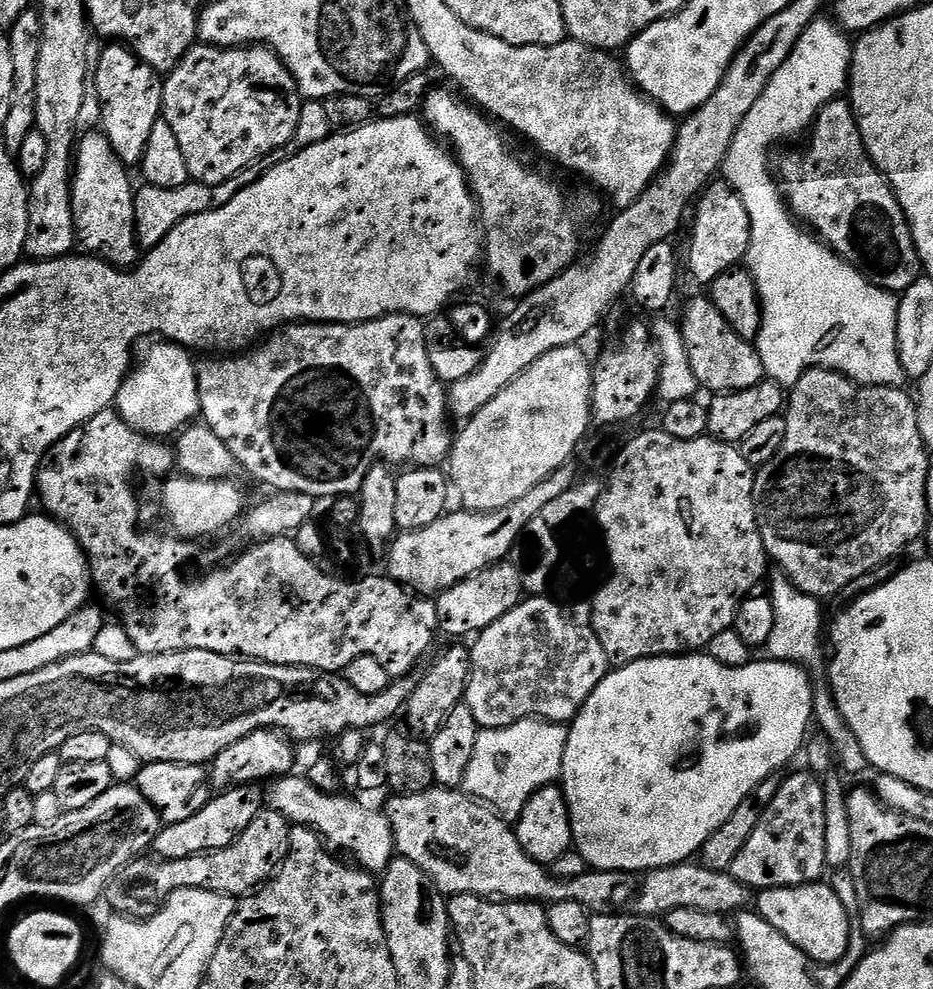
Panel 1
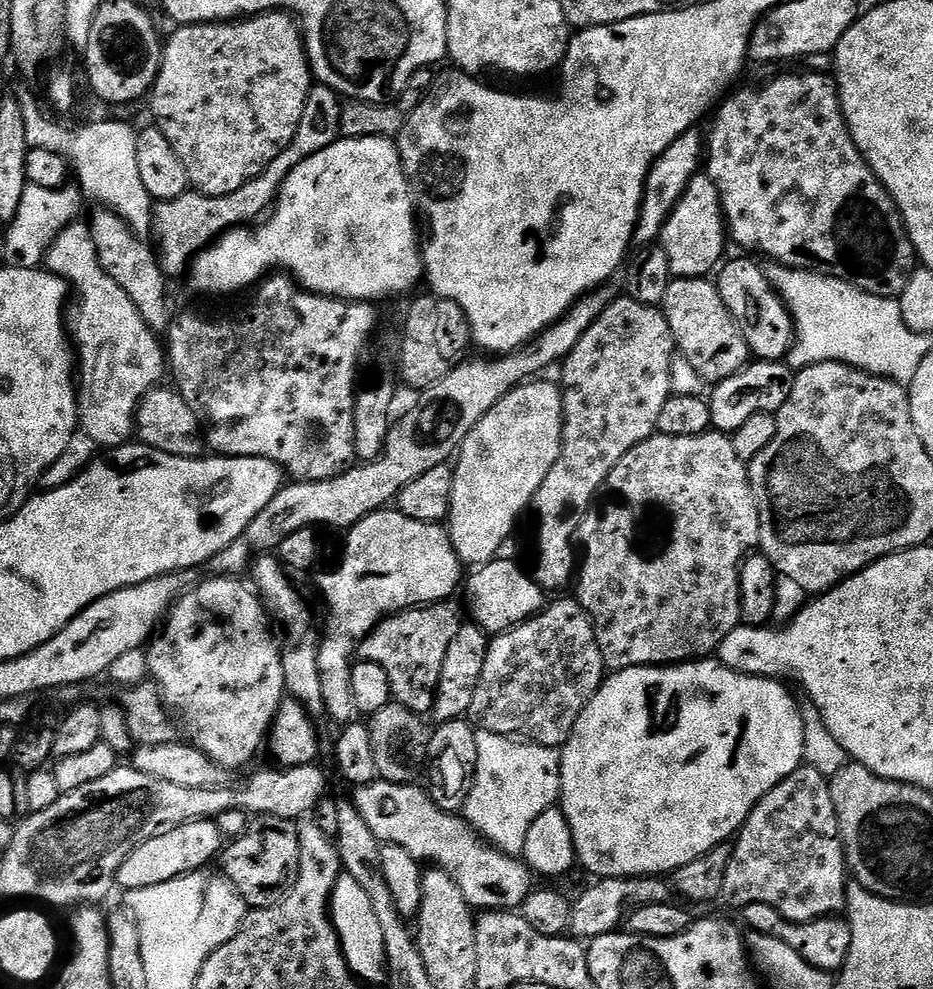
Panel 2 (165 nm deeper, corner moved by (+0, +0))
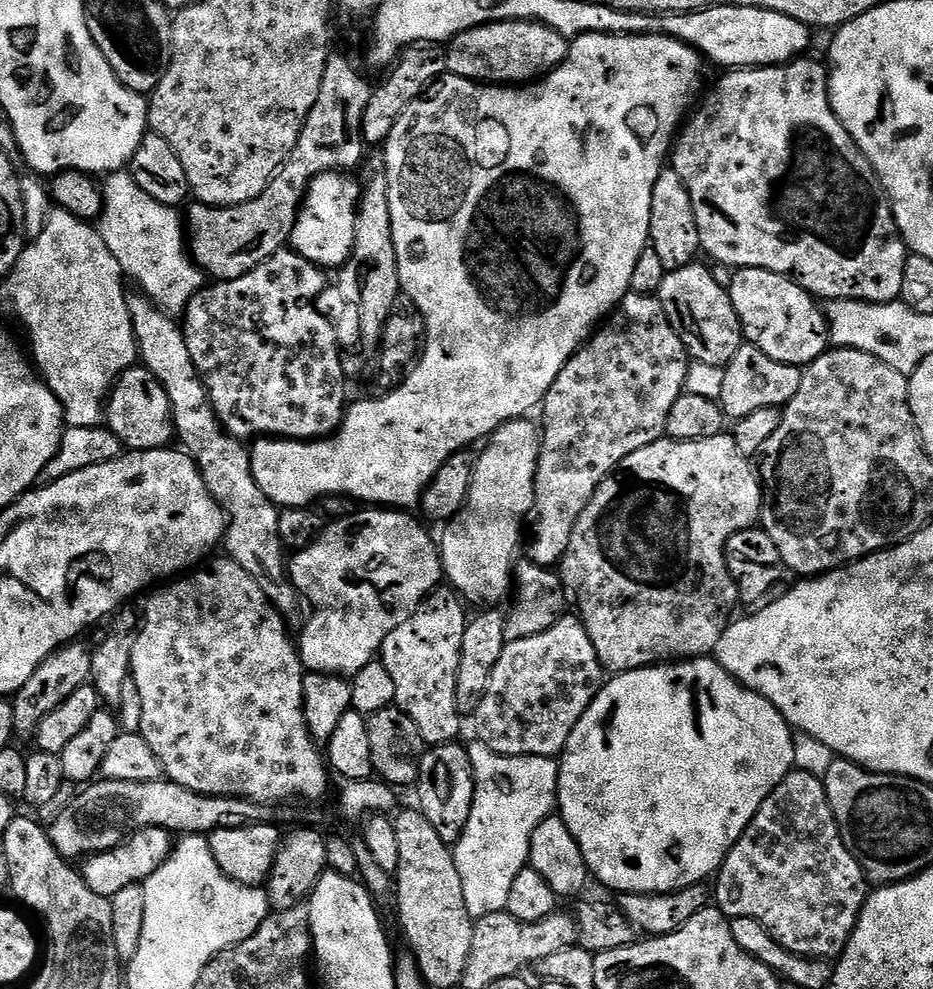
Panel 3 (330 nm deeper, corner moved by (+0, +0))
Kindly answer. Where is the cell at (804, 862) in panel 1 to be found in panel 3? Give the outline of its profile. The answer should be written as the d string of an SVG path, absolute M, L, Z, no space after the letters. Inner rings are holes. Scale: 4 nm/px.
M795 770L758 806L758 814L724 859L714 883L714 904L725 916L754 918L788 952L829 962L844 953L870 895L870 881L842 838L823 779Z

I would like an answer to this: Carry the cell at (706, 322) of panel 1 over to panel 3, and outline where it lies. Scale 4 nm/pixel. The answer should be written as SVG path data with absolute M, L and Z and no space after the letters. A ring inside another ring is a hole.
M693 262L673 272L665 272L658 299L662 302L662 310L666 310L666 318L670 318L670 326L674 326L678 338L682 338L693 361L724 368L745 343L728 290L714 282L711 267L703 268L700 262Z

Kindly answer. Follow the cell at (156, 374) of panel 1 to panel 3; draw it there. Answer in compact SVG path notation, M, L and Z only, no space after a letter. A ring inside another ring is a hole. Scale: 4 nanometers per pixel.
M56 208L49 211L48 217L44 224L39 225L36 237L29 239L25 243L22 254L18 258L18 262L14 266L14 270L3 277L4 296L8 299L10 307L16 311L18 319L24 323L24 328L28 331L28 344L30 349L30 359L40 374L40 379L48 383L48 389L54 394L54 398L58 398L58 402L64 411L64 423L70 428L98 428L105 423L106 420L106 401L116 385L116 379L119 378L127 368L133 367L137 363L138 353L136 350L136 339L134 338L134 326L130 318L130 310L128 309L128 296L124 292L124 284L126 285L126 277L118 266L118 258L114 258L114 254L110 254L110 246L106 246L106 242L102 242L99 227L93 226L89 221L74 218L74 214L66 214L66 210Z

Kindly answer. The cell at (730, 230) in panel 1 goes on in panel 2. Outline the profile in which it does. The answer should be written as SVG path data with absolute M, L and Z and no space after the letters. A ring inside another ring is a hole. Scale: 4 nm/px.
M697 174L690 178L690 186L686 186L678 206L666 218L660 231L658 243L666 250L666 258L670 258L673 277L694 280L715 273L725 259L724 240L726 244L724 204L720 200L718 186L706 174Z

